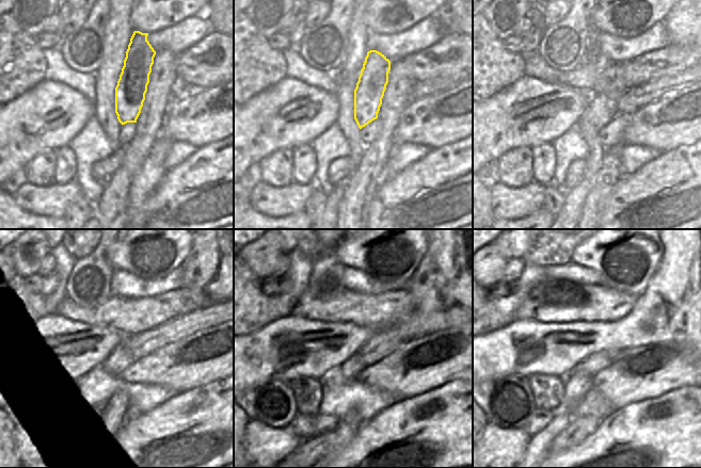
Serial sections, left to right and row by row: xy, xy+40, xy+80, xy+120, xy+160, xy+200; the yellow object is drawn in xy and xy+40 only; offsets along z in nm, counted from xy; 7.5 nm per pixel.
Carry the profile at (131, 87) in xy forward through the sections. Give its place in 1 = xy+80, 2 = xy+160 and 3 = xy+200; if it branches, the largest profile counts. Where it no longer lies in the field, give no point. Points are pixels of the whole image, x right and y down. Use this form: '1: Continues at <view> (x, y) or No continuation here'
1: Continues at xy+80 (602, 109)
2: Continues at xy+160 (350, 369)
3: Continues at xy+200 (576, 386)

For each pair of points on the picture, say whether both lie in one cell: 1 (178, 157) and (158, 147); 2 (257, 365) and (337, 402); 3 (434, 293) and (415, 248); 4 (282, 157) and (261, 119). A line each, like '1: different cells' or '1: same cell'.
1: different cells
2: different cells
3: different cells
4: different cells

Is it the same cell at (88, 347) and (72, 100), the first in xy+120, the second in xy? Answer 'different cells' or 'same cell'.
same cell

